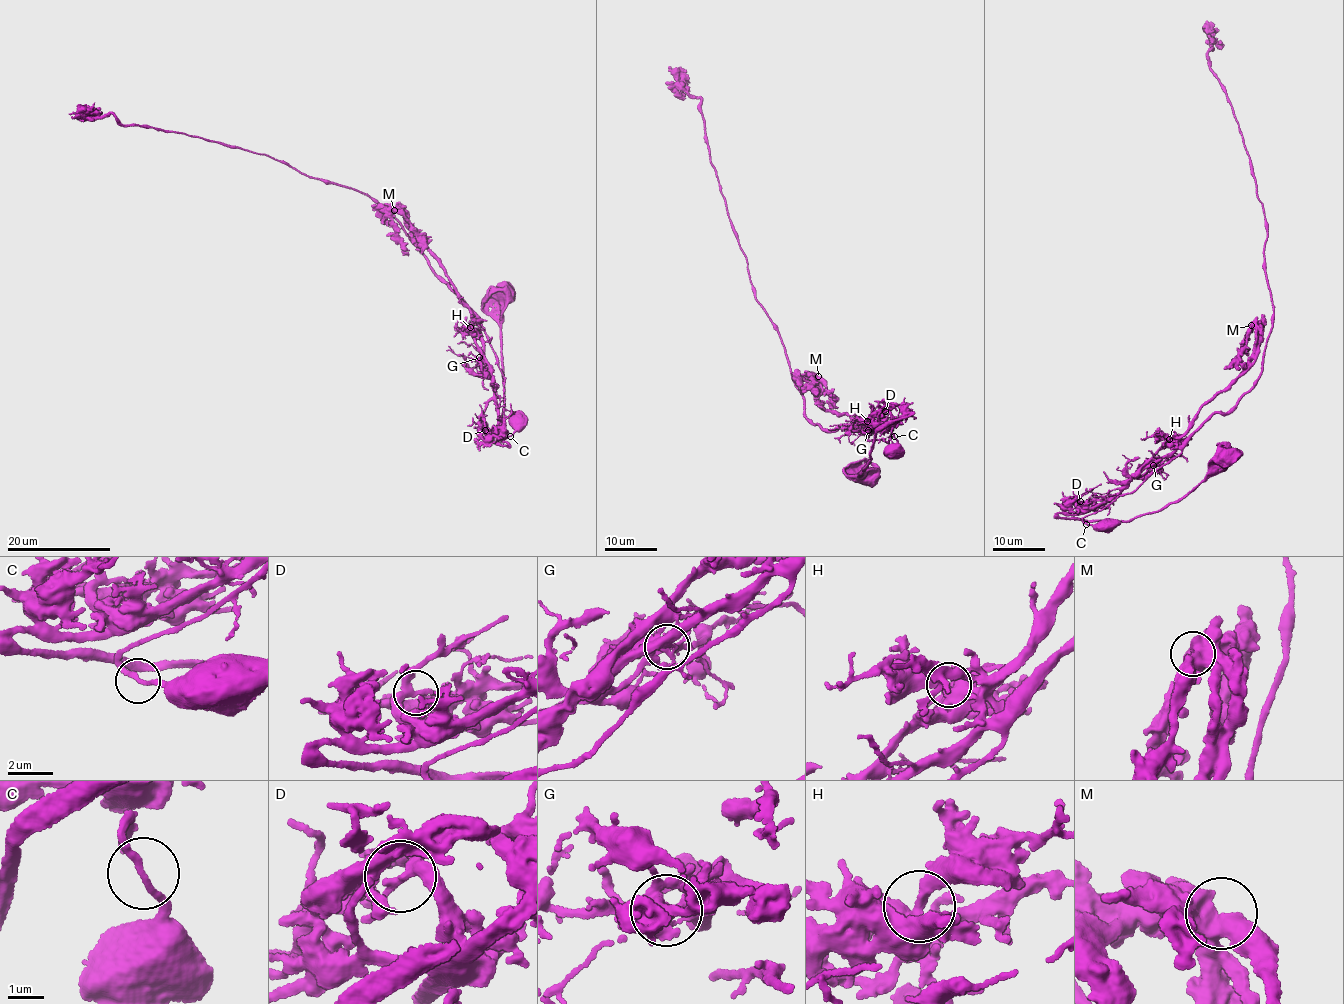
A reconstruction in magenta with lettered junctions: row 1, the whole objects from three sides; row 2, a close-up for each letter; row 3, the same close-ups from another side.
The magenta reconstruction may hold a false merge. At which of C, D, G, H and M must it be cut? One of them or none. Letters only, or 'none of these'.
G

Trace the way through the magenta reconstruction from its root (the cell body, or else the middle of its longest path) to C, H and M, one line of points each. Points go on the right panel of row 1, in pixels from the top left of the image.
C: (1231, 460), (1175, 502), (1150, 514), (1109, 522), (1065, 517), (1083, 514), (1086, 525)
H: (1231, 460), (1175, 502), (1150, 514), (1109, 522), (1065, 517), (1084, 514), (1104, 504), (1169, 439)
M: (1231, 460), (1150, 514), (1065, 517), (1104, 504), (1188, 432), (1200, 408), (1248, 369), (1251, 325)

